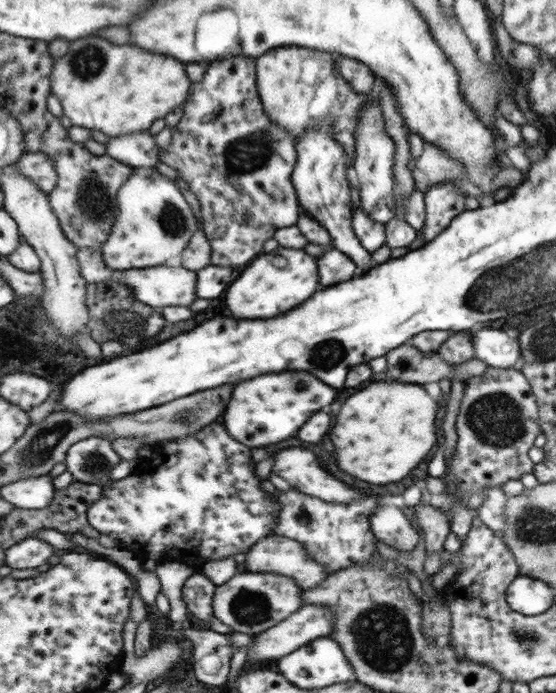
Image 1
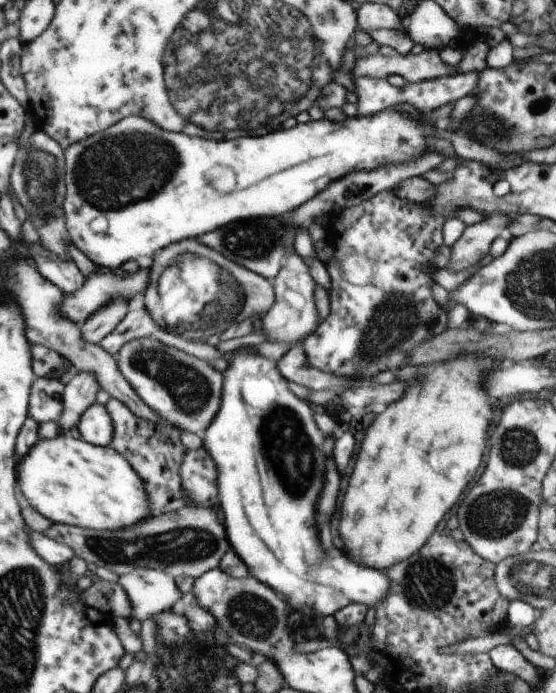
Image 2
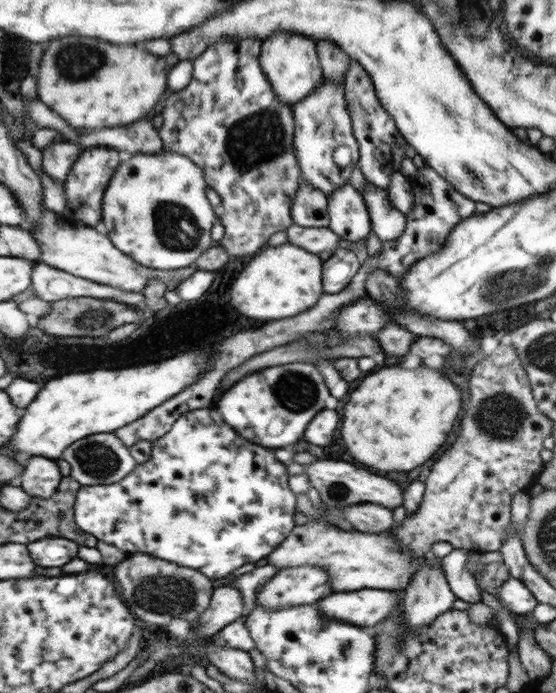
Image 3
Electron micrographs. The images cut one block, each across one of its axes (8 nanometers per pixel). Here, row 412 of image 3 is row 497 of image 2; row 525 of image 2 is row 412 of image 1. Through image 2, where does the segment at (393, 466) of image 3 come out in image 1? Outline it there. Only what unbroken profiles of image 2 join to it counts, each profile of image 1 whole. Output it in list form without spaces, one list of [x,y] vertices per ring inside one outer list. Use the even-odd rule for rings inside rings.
[[[373,382],[365,390],[351,394],[343,404],[341,412],[335,416],[335,424],[329,432],[329,440],[335,446],[335,462],[337,466],[369,484],[387,484],[406,478],[407,474],[421,462],[421,458],[435,444],[435,414],[437,402],[419,386],[405,382]]]

